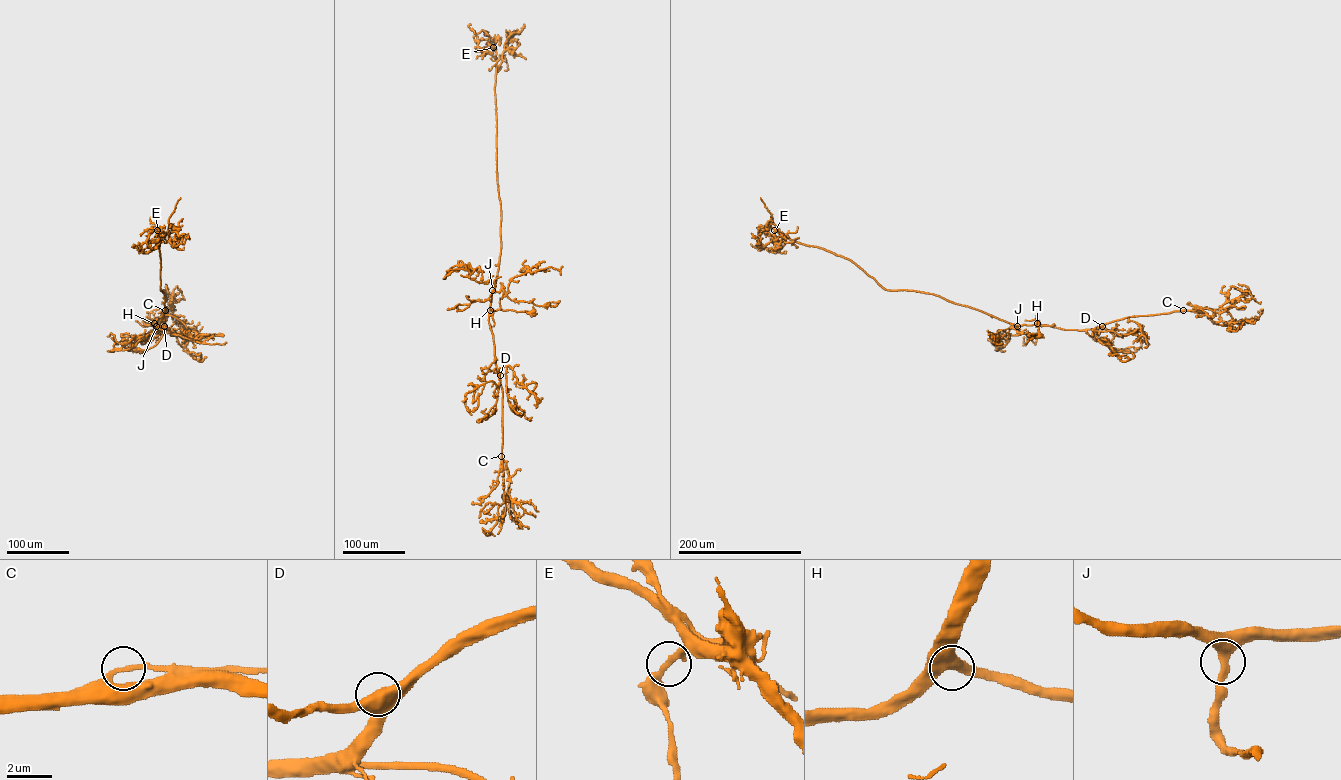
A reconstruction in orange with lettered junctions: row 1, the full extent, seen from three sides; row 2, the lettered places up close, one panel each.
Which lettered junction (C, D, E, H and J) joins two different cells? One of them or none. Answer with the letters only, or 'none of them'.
none of them

